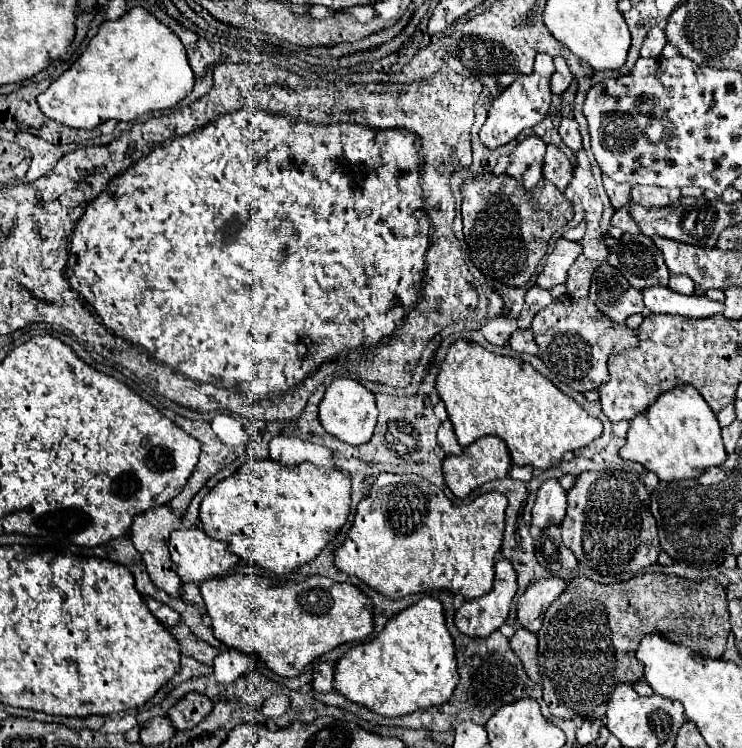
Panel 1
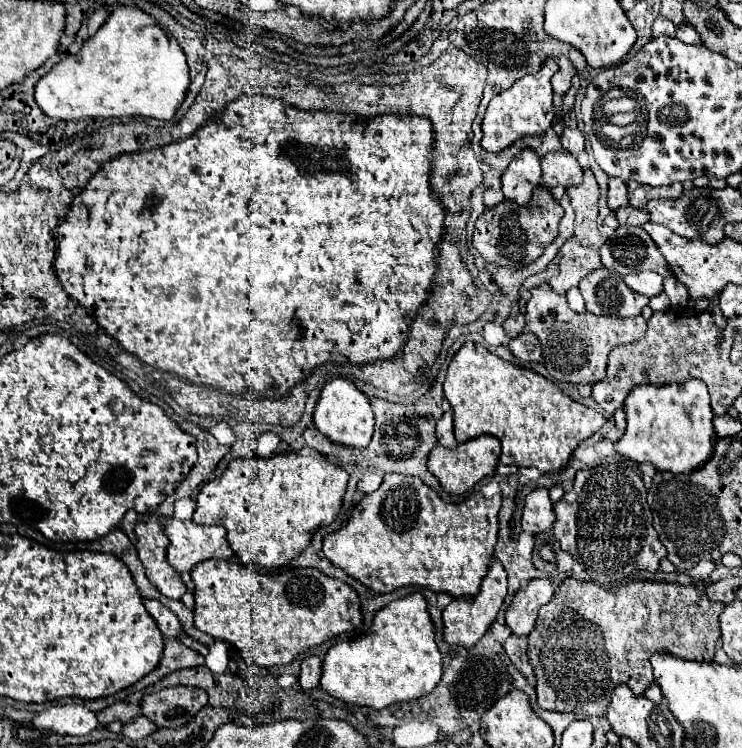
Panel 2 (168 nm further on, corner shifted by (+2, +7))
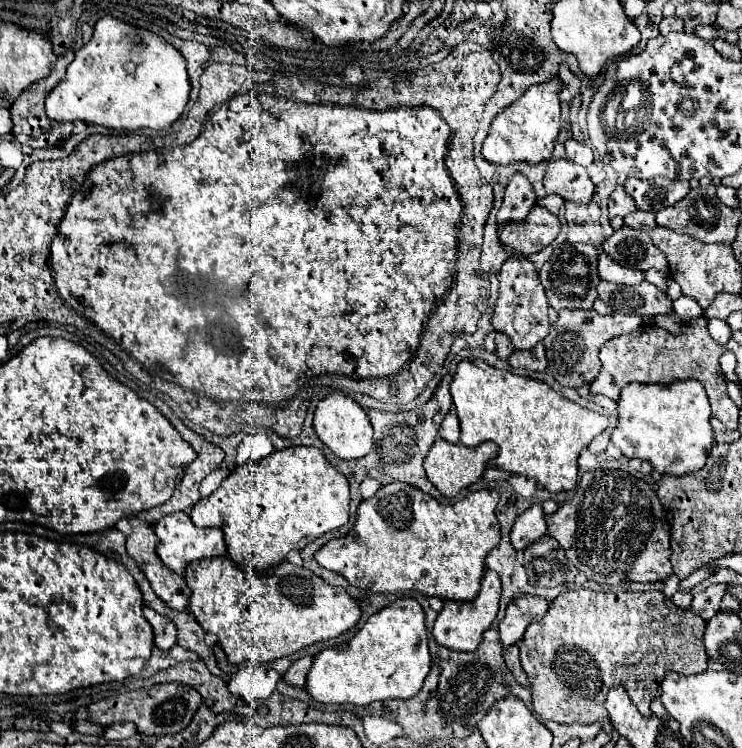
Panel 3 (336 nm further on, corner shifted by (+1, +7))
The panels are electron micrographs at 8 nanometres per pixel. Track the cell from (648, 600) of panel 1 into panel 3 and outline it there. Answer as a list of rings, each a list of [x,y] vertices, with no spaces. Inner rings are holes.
[[[579,589],[579,591],[565,591],[561,593],[555,601],[551,601],[545,617],[537,623],[531,623],[523,635],[523,641],[519,645],[519,651],[521,651],[521,665],[527,673],[527,681],[529,681],[529,689],[531,689],[531,695],[533,695],[533,711],[537,715],[541,715],[543,719],[551,719],[551,721],[557,721],[561,725],[571,725],[571,723],[585,723],[585,725],[591,725],[591,723],[597,723],[601,721],[603,717],[607,717],[607,709],[605,709],[605,695],[611,687],[625,687],[625,691],[629,693],[631,701],[635,703],[635,707],[639,709],[639,713],[643,717],[651,717],[651,701],[657,699],[661,695],[661,677],[665,677],[667,671],[675,671],[675,673],[681,673],[681,675],[695,675],[695,673],[701,673],[707,669],[707,653],[703,649],[703,643],[701,643],[701,637],[703,637],[703,629],[705,629],[705,621],[695,615],[691,609],[679,609],[675,607],[671,601],[667,601],[663,597],[663,593],[659,591],[647,591],[647,593],[597,593],[597,591],[589,591],[589,589]]]

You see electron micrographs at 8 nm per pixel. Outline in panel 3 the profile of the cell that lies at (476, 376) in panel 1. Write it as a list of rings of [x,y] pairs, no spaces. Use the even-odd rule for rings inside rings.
[[[481,359],[459,363],[451,381],[451,395],[461,421],[461,445],[477,447],[483,441],[497,443],[499,453],[495,461],[499,469],[525,475],[551,493],[571,491],[575,487],[581,449],[609,425],[605,415],[565,399],[543,381],[499,371]]]

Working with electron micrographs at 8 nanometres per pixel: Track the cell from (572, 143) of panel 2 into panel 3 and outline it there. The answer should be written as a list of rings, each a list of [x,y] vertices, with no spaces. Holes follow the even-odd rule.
[[[569,139],[565,143],[565,149],[567,149],[567,159],[577,163],[577,165],[583,165],[583,167],[589,167],[593,163],[593,151],[589,145],[585,145],[583,141],[575,141],[575,139]]]

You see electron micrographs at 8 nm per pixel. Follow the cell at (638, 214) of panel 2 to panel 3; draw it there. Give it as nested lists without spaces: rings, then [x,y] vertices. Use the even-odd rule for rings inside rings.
[[[635,211],[631,215],[625,217],[625,225],[633,227],[633,229],[655,229],[655,213],[643,213],[643,211]]]

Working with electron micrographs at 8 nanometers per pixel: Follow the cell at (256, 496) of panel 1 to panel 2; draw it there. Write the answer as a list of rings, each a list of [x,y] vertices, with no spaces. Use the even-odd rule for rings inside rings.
[[[308,447],[300,451],[278,453],[268,459],[242,457],[232,461],[220,477],[208,481],[200,489],[192,521],[196,525],[226,527],[228,543],[243,565],[254,563],[262,567],[284,567],[308,547],[308,541],[320,527],[330,525],[338,517],[346,485],[348,473],[340,465],[330,463],[322,453]]]

